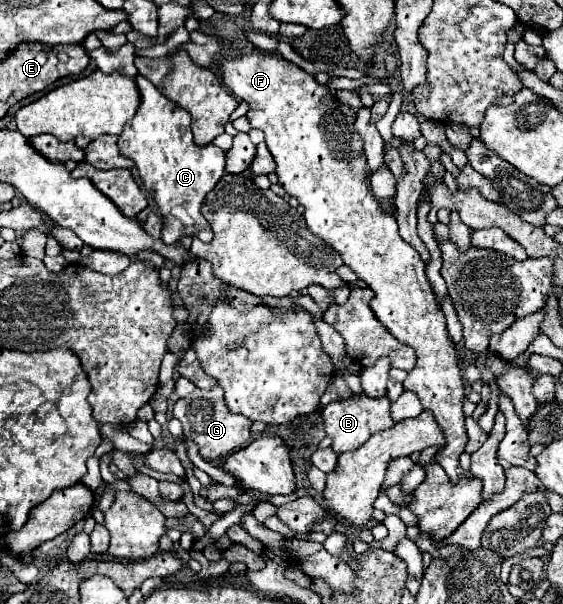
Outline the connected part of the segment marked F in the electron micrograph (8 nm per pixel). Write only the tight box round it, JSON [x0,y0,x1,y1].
[221,55,467,481]

